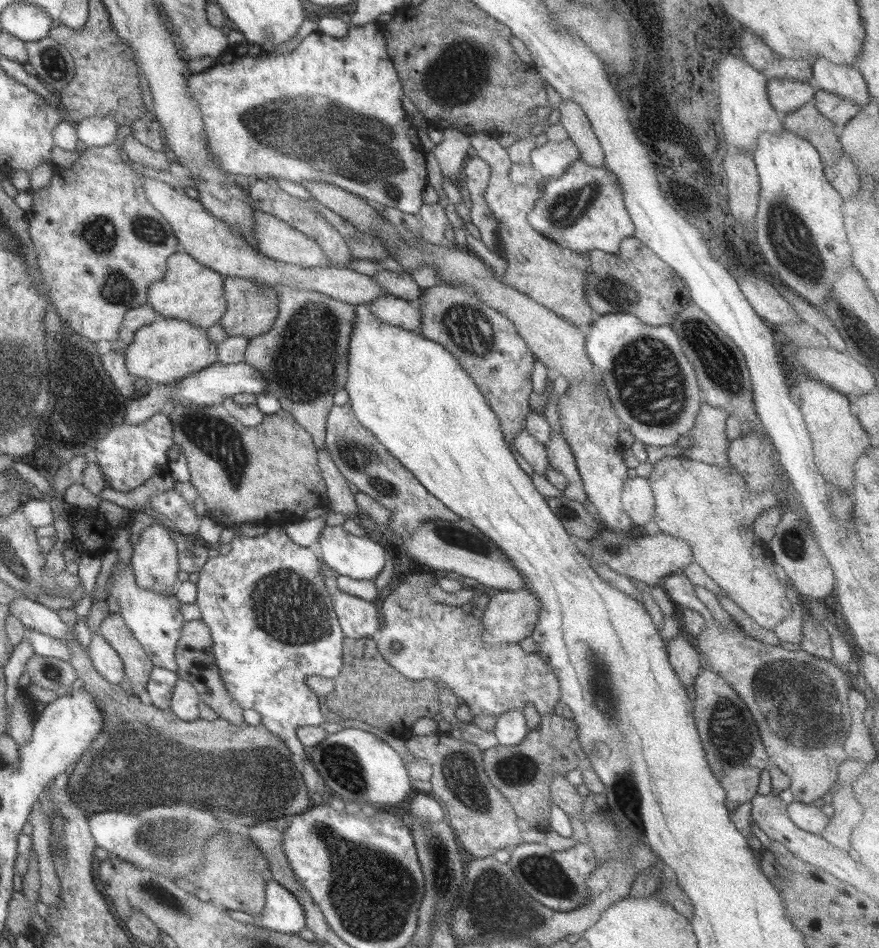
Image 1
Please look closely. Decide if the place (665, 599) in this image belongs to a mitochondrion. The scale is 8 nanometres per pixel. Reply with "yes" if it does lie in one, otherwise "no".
no

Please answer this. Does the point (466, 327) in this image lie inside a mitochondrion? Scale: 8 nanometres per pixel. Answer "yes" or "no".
yes

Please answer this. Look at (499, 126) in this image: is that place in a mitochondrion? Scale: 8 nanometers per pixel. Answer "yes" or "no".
no

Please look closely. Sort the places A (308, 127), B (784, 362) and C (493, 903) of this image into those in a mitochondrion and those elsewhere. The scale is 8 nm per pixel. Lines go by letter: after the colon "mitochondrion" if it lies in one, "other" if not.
A: mitochondrion
B: other
C: mitochondrion

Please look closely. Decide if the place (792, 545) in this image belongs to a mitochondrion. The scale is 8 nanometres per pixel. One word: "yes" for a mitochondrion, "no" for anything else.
yes

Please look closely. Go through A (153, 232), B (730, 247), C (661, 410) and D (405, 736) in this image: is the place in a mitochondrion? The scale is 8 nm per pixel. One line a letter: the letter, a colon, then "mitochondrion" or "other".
A: mitochondrion
B: other
C: mitochondrion
D: other

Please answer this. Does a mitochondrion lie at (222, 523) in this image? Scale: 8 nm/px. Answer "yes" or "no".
no

